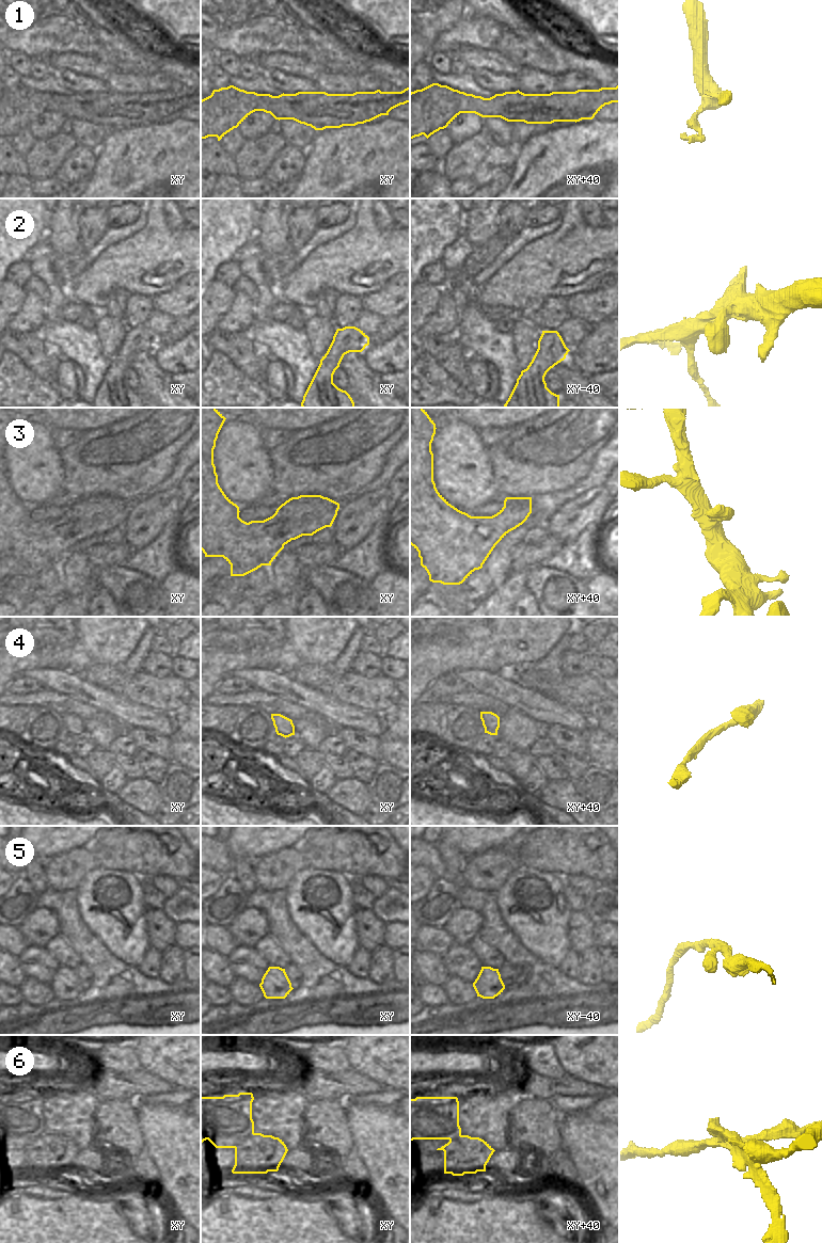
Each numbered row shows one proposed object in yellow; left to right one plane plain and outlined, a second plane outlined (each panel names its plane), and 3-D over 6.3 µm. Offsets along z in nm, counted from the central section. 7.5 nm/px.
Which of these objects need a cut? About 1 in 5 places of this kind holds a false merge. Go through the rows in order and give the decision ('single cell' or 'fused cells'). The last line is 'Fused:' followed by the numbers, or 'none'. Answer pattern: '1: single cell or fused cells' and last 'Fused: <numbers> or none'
1: single cell
2: single cell
3: single cell
4: single cell
5: single cell
6: fused cells
Fused: 6

